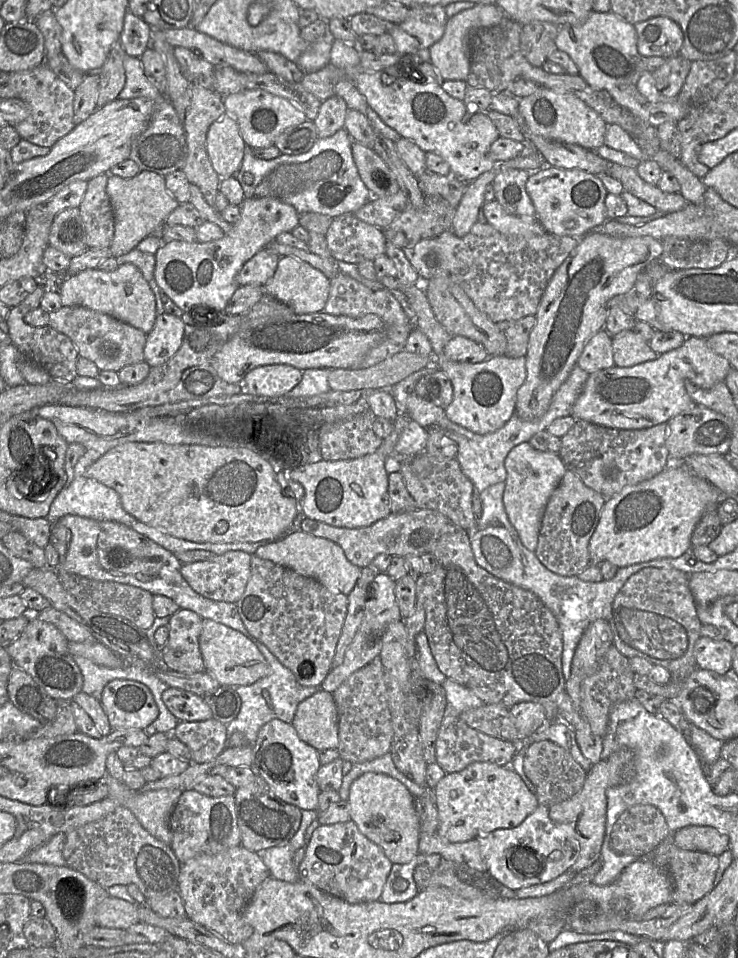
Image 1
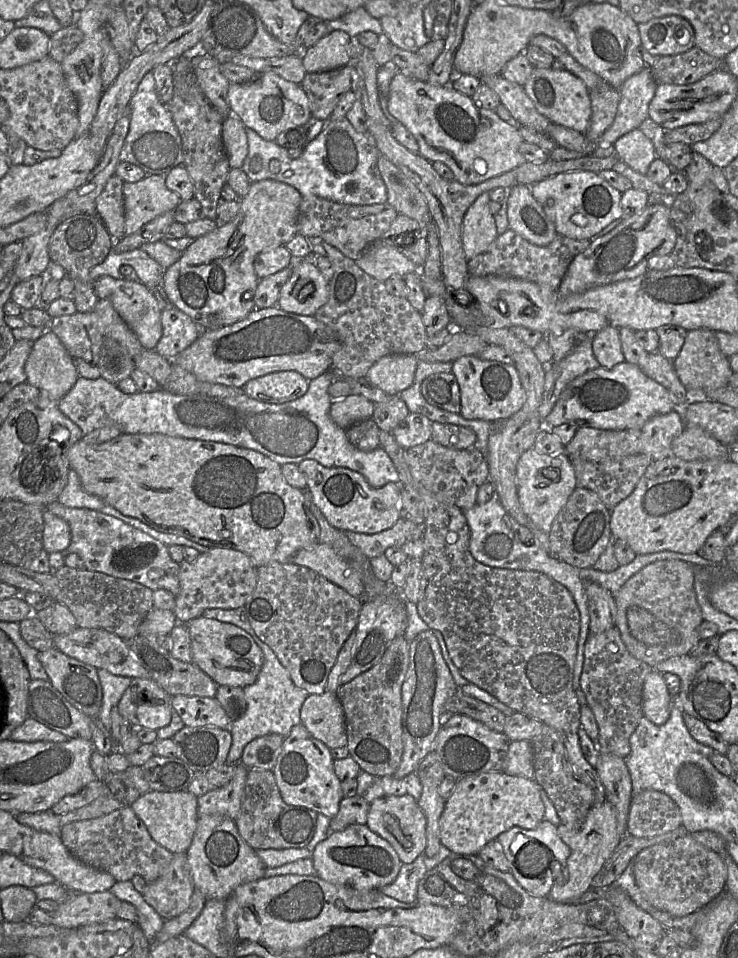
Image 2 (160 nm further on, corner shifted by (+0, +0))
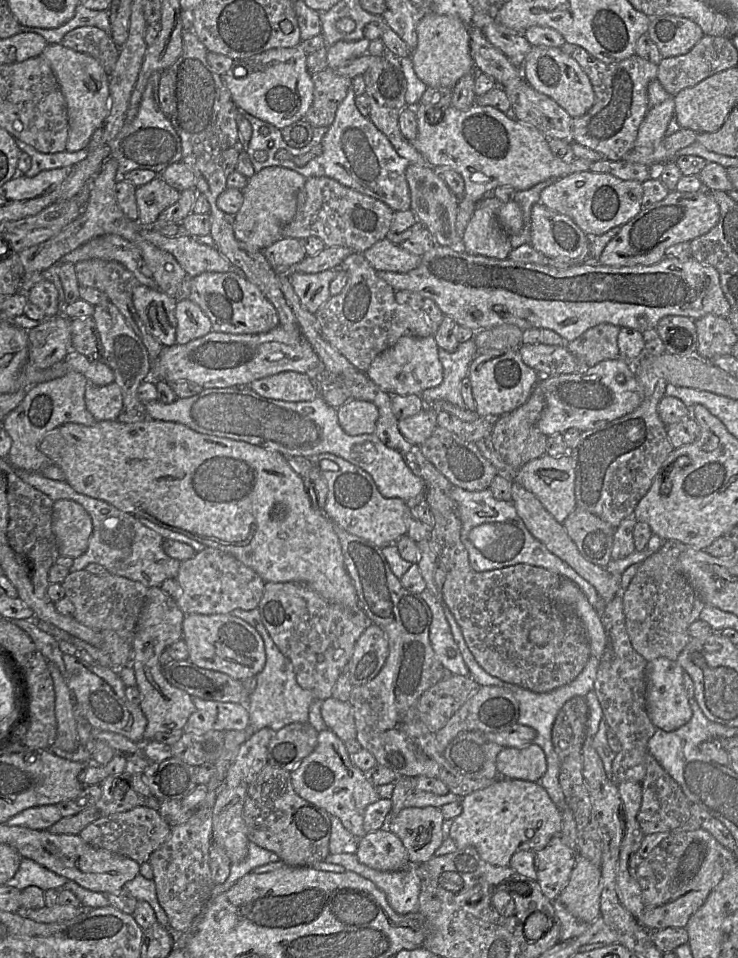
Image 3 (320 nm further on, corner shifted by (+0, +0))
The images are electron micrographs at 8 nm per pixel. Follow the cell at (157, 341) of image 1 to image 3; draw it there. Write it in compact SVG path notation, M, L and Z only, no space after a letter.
M189 299L177 301L175 307L176 344L186 344L212 331L212 323L201 308Z

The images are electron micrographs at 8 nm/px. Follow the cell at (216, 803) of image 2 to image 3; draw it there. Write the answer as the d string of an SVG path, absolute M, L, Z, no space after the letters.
M263 728L253 733L244 742L230 766L226 778L225 787L236 787L240 784L250 785L259 772L268 764L267 749L275 731L271 728Z

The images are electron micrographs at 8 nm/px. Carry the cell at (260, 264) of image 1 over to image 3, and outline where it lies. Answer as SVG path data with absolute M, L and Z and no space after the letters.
M281 237L265 248L263 253L276 273L299 263L307 256L299 239L291 237Z

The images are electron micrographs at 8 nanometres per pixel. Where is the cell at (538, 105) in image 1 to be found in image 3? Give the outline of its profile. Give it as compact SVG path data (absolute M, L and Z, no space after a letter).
M532 46L521 71L532 88L553 99L572 118L583 116L594 104L594 91L588 75L561 47Z

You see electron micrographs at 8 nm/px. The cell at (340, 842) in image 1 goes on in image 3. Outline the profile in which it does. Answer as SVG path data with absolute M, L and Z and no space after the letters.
M384 829L367 833L358 839L355 855L361 863L379 871L399 871L410 863L402 841Z

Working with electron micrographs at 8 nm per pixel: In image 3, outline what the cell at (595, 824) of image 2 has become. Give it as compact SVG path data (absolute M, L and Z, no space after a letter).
M576 854L575 866L567 887L552 901L560 921L560 941L567 941L583 934L600 917L602 875L600 867Z

